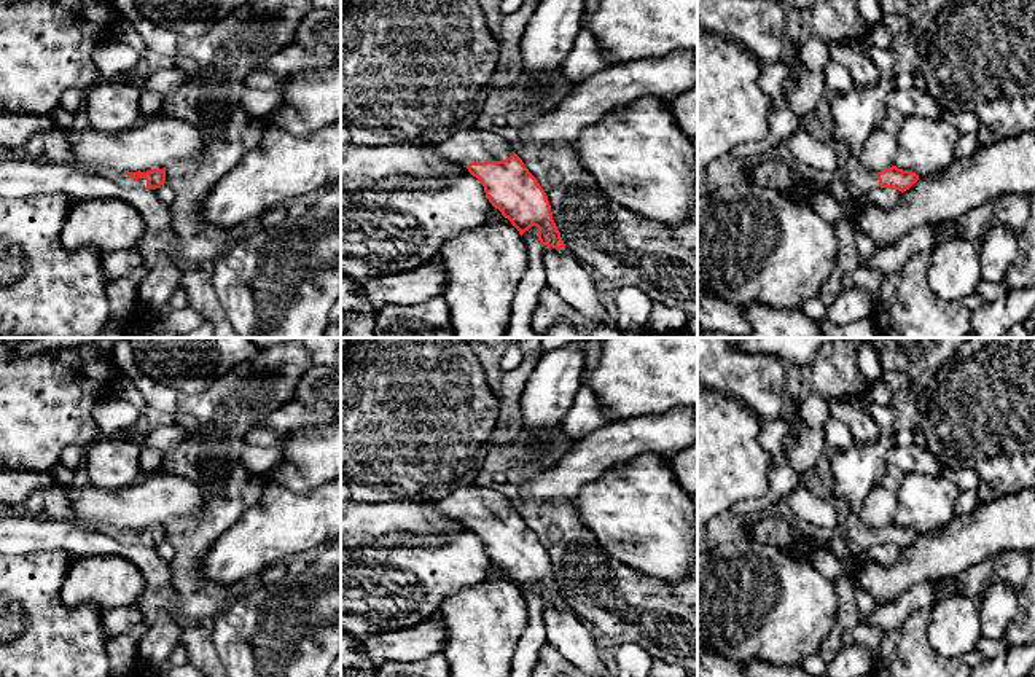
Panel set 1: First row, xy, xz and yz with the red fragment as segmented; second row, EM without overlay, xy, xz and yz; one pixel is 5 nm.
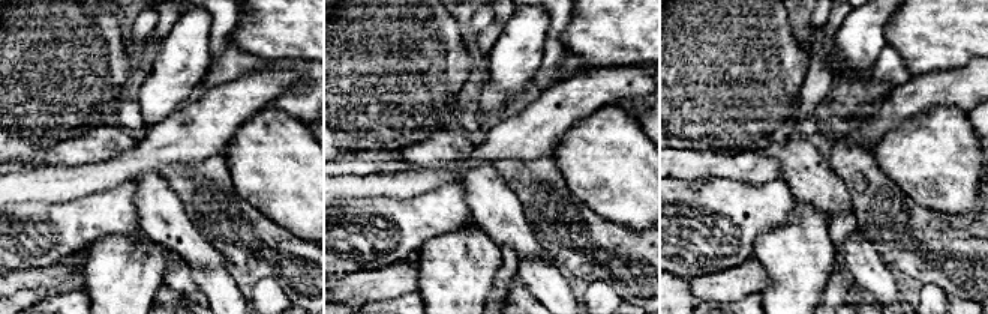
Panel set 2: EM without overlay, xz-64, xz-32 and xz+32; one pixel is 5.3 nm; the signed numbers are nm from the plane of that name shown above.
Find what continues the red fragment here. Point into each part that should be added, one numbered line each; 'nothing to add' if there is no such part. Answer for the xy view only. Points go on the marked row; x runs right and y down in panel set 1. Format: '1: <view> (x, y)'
1: xy (53, 145)

